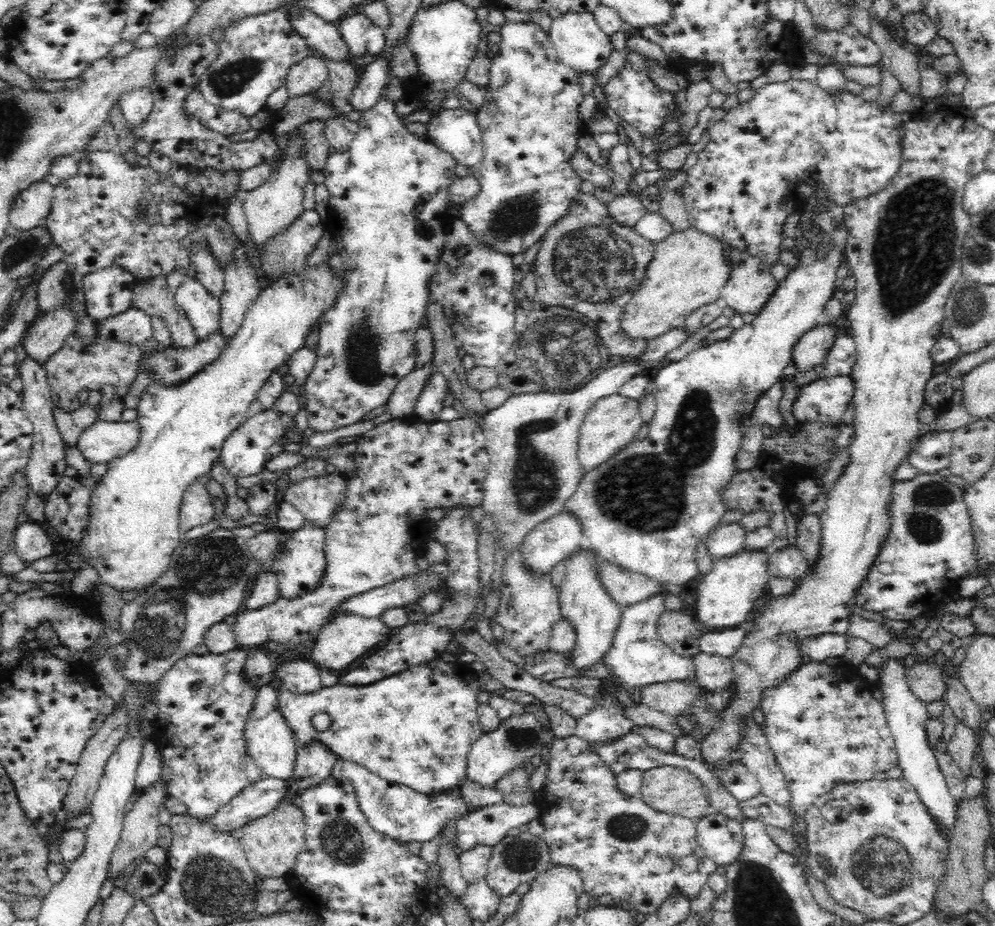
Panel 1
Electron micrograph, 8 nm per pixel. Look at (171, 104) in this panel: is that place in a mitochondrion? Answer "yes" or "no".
no

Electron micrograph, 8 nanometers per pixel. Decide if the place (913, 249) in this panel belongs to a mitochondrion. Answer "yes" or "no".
yes

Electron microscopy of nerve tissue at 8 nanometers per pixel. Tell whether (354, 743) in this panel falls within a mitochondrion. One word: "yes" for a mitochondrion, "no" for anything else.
no

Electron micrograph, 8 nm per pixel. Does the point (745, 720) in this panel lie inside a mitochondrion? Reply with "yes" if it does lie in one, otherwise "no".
no

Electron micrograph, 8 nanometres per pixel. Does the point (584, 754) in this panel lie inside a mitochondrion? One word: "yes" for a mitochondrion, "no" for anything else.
no

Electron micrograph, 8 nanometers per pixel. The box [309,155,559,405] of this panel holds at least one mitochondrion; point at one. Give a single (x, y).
(362, 349)

